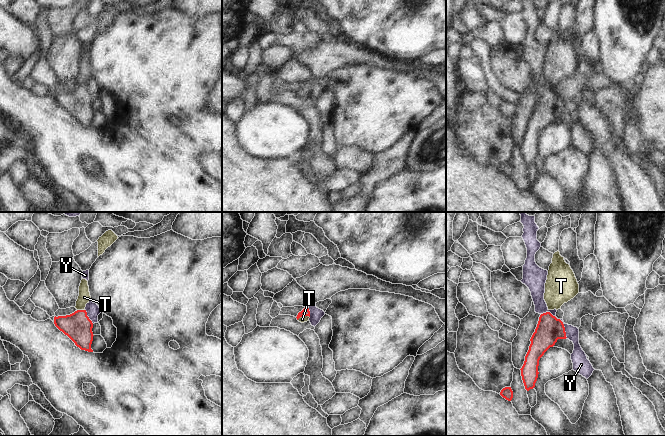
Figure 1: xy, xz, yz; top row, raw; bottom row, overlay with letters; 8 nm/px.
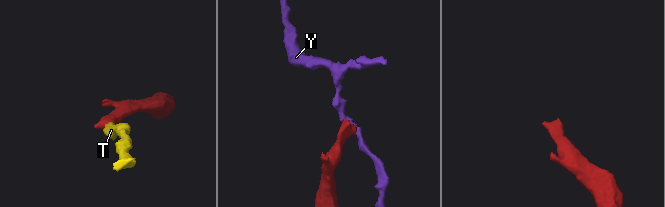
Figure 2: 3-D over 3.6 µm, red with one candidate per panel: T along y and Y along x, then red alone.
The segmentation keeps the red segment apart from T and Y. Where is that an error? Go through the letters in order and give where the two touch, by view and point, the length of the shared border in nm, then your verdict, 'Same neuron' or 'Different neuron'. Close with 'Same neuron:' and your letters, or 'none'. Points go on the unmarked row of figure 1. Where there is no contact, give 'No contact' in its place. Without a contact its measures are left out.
T: Touches red at xz (303, 91). Shared border 110 nm. Same neuron
Y: Touches red at yz (564, 104). Shared border 170 nm. Different neuron
Same neuron: T.

